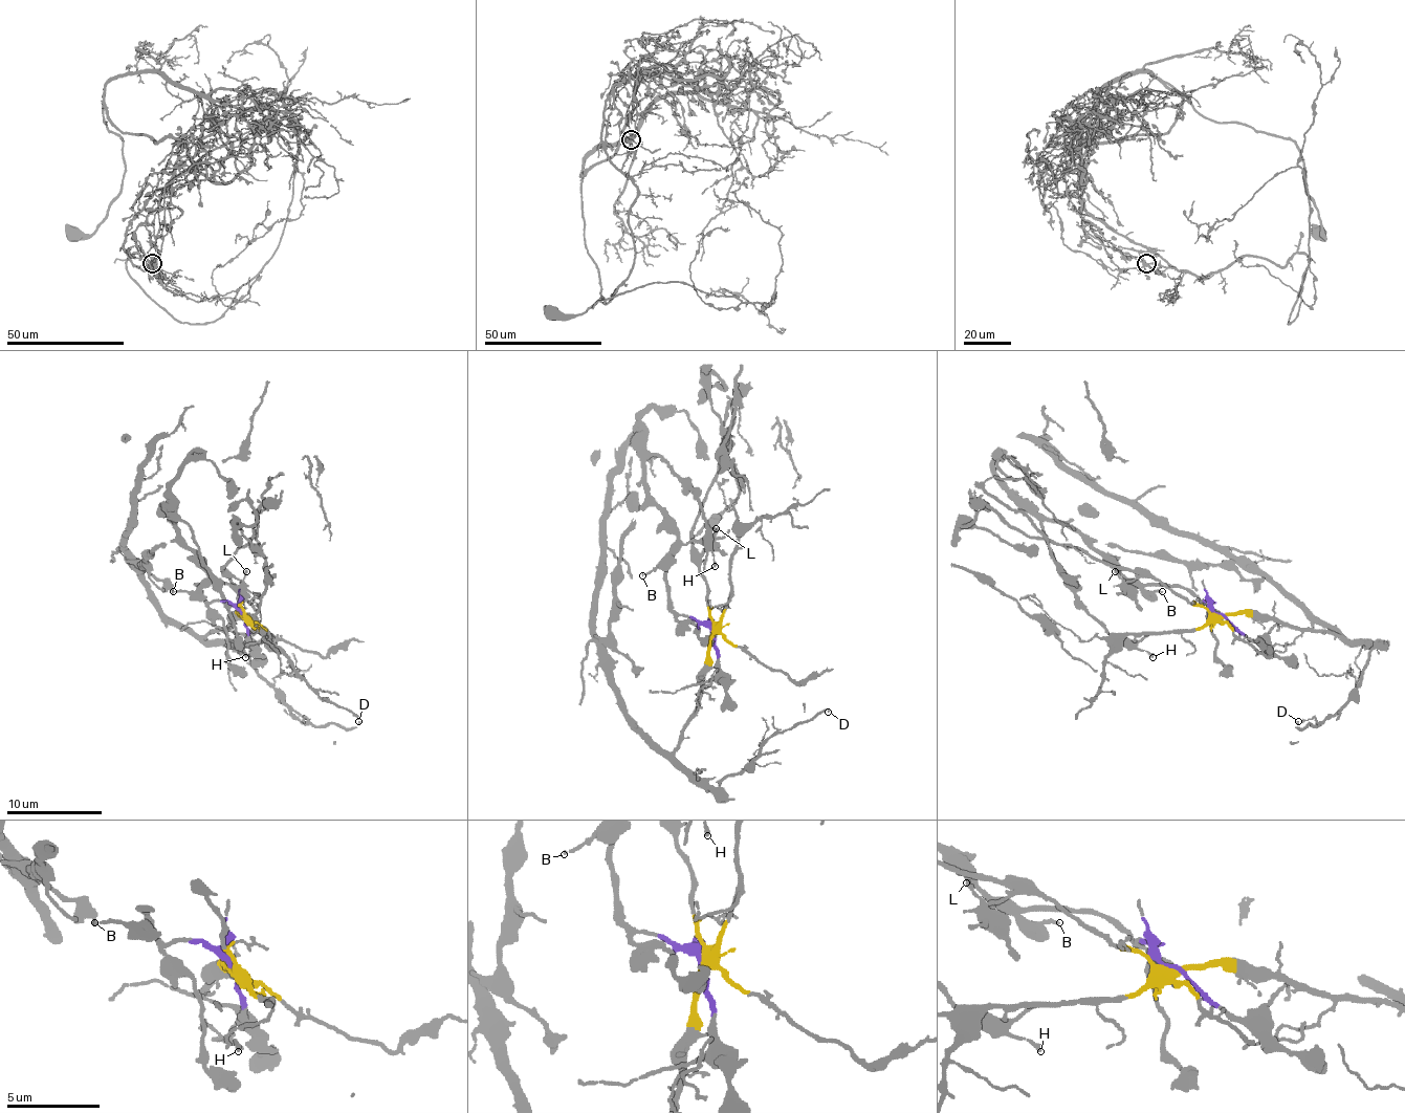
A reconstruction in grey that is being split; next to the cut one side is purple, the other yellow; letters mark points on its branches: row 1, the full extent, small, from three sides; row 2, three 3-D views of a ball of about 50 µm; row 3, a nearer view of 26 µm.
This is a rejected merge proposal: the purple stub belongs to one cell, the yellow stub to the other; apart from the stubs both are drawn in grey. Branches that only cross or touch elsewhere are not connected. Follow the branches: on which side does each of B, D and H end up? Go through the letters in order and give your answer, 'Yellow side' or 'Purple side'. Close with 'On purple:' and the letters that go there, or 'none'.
B: Purple side
D: Yellow side
H: Purple side
On purple: B, H

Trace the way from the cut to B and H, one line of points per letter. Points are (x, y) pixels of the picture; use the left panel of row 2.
B: (242, 613), (226, 602), (210, 602), (197, 587), (200, 585), (193, 592), (174, 592)
H: (242, 613), (200, 592), (197, 585), (206, 577), (204, 563), (178, 532), (178, 521), (188, 525), (245, 656)

